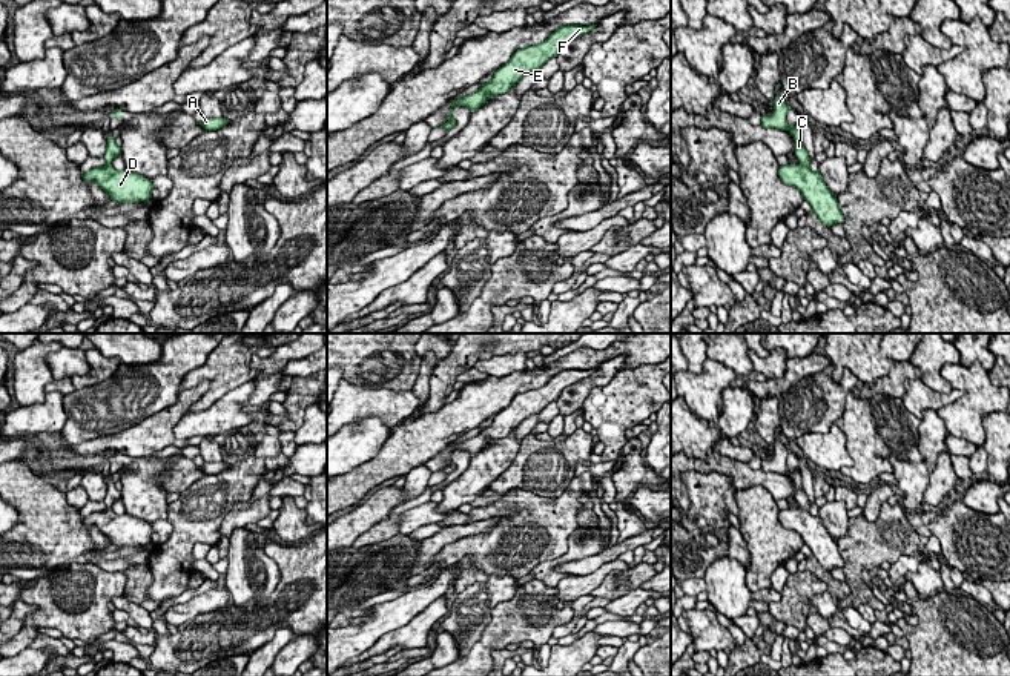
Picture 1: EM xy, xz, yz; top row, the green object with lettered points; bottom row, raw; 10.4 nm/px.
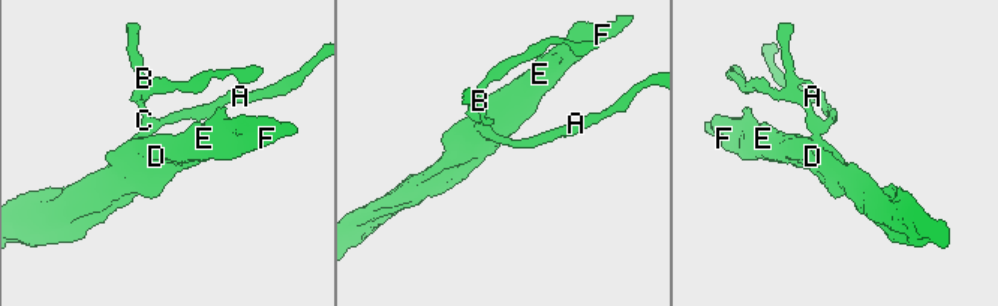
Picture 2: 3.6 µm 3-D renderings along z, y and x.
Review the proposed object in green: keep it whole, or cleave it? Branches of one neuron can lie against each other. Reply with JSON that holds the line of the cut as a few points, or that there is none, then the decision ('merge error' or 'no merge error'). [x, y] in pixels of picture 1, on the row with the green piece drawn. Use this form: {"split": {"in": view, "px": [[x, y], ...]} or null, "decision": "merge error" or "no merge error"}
{"split": null, "decision": "no merge error"}

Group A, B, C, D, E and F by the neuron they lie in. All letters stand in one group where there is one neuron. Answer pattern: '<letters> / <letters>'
A B C D E F

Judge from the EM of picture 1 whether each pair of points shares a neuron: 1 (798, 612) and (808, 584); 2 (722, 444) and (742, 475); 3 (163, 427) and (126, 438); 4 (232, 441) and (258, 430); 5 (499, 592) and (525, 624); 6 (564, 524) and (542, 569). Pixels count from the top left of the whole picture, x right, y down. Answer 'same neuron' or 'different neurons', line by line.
1: same neuron
2: different neurons
3: same neuron
4: same neuron
5: different neurons
6: different neurons

